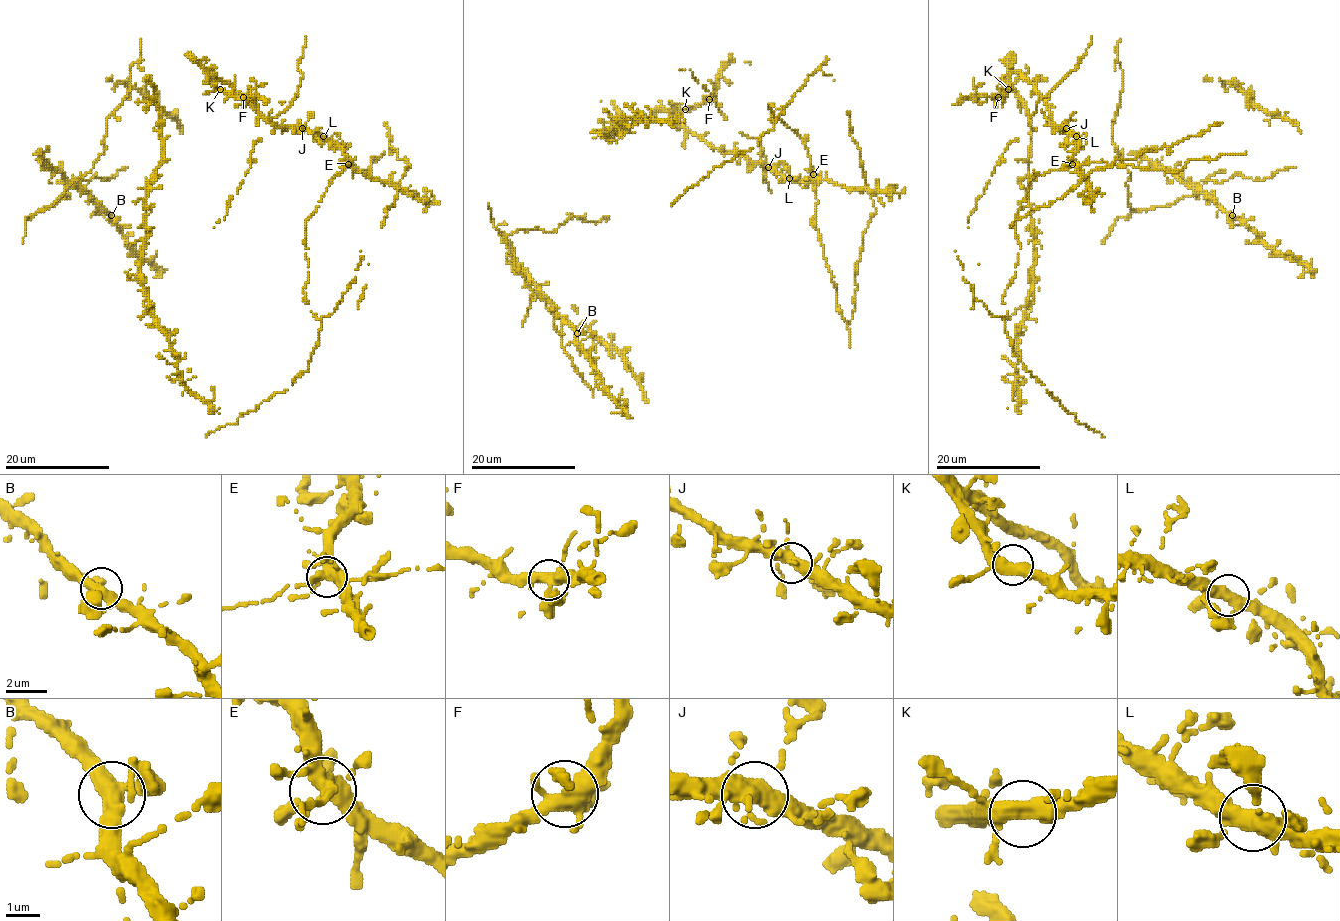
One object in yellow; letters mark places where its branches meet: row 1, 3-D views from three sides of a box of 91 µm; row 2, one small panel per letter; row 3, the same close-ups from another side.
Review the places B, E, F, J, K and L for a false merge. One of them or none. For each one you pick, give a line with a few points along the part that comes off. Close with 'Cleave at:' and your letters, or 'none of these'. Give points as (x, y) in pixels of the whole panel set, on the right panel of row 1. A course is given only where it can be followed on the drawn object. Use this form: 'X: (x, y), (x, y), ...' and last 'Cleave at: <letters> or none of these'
Cleave at: none of these

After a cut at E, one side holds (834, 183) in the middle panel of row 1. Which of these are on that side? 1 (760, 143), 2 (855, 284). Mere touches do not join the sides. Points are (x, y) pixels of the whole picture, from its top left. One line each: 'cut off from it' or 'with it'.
1: with it
2: with it

